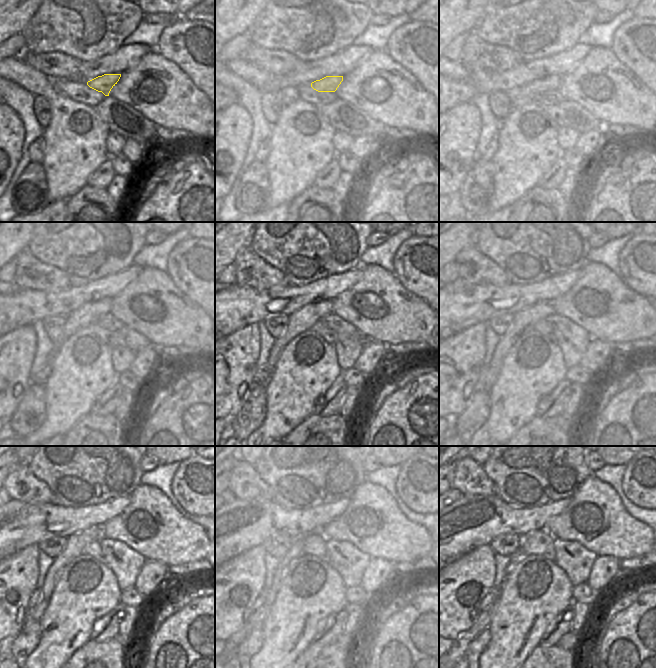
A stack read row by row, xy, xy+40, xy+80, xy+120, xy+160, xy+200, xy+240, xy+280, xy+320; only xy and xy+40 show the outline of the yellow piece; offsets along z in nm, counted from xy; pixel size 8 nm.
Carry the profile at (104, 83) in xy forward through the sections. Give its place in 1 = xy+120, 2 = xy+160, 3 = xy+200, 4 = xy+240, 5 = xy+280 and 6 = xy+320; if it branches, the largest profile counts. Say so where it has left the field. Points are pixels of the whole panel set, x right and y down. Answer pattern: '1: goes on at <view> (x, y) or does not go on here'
1: goes on at xy+120 (82, 317)
2: goes on at xy+160 (303, 319)
3: goes on at xy+200 (523, 321)
4: goes on at xy+240 (75, 545)
5: goes on at xy+280 (257, 619)
6: goes on at xy+320 (459, 646)

